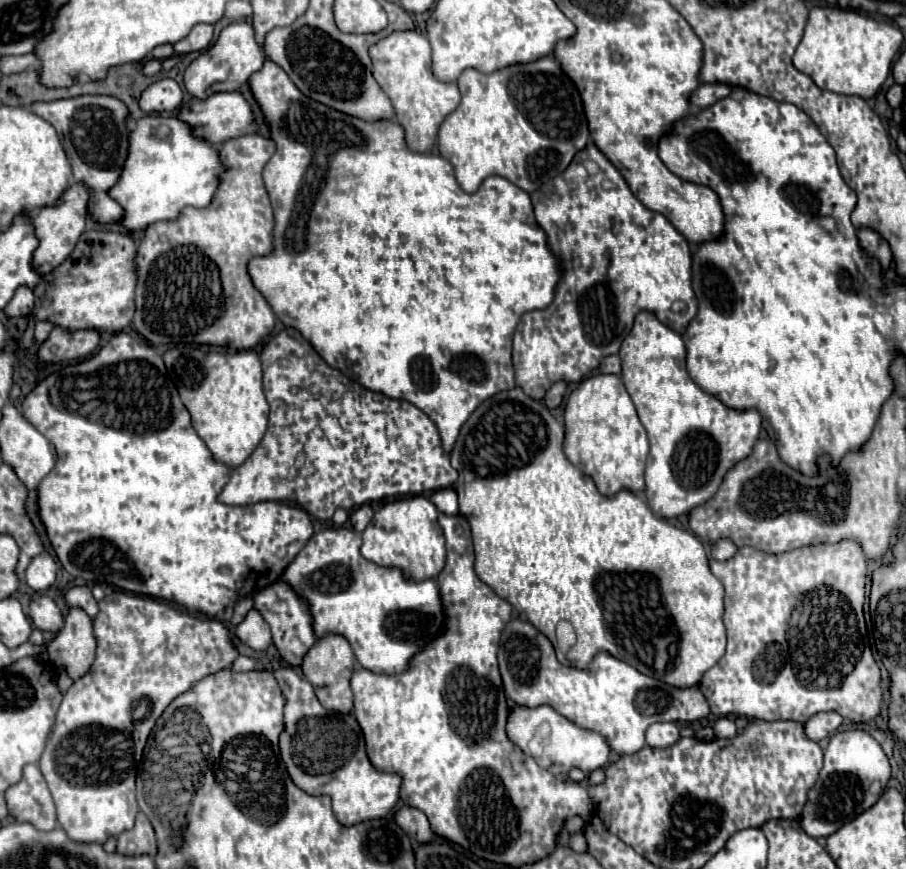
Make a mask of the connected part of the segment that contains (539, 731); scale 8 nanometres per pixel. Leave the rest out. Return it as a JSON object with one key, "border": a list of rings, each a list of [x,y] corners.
{"border":[[[541,705],[535,709],[513,707],[511,721],[507,723],[507,735],[515,745],[519,745],[519,749],[523,749],[523,753],[533,757],[543,769],[553,775],[567,775],[573,767],[591,773],[599,767],[605,767],[611,755],[611,747],[601,733],[577,727],[573,721],[559,715],[549,705]]]}

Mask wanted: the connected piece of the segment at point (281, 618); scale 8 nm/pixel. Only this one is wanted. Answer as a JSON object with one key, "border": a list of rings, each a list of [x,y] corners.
{"border":[[[277,581],[265,589],[261,589],[255,597],[255,609],[265,617],[265,621],[271,627],[273,633],[273,645],[277,647],[279,655],[291,665],[291,667],[301,667],[303,657],[307,655],[307,651],[315,645],[315,633],[311,627],[311,615],[307,611],[305,601],[301,601],[287,583]]]}

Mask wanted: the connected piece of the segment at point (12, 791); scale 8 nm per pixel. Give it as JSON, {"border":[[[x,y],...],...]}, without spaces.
{"border":[[[37,763],[25,765],[21,781],[5,791],[5,801],[15,821],[27,821],[41,831],[57,827],[55,805]]]}

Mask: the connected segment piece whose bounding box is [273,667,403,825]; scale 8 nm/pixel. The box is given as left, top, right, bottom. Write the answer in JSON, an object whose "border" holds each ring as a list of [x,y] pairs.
{"border":[[[281,667],[273,675],[287,699],[285,731],[279,737],[279,747],[295,785],[311,795],[329,795],[333,813],[341,825],[385,817],[399,801],[401,775],[385,773],[371,765],[355,717],[333,717],[339,713],[321,707],[309,681],[299,677],[291,667]]]}

